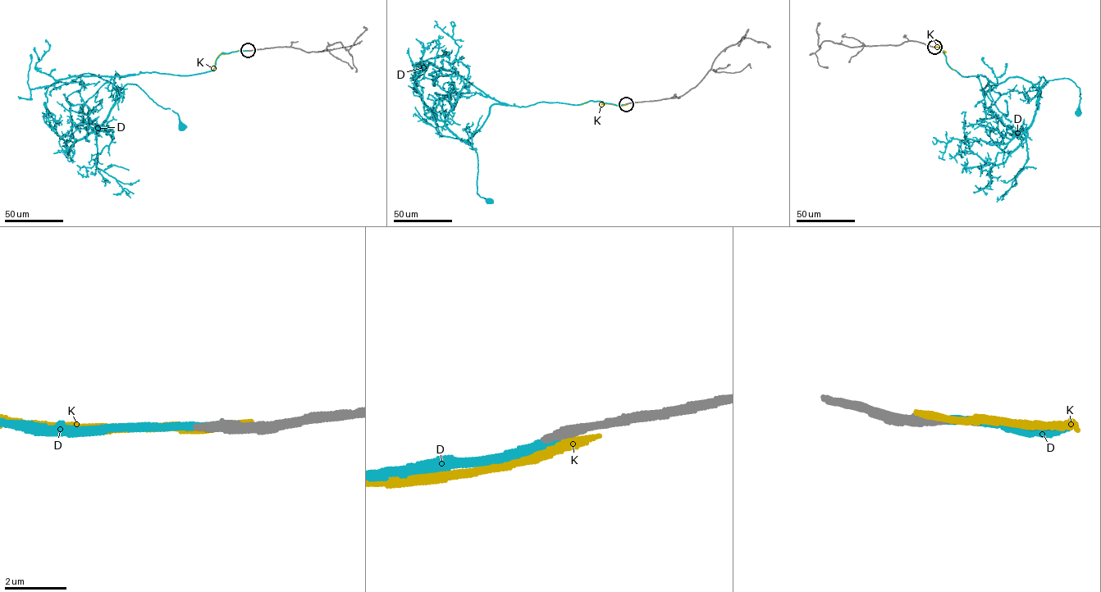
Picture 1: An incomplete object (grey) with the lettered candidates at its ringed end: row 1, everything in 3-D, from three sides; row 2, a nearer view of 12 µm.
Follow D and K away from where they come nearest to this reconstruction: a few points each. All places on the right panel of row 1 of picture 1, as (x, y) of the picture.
D: (934, 47), (961, 76), (997, 84), (1021, 77), (1039, 96), (1045, 81), (1069, 79), (1080, 88), (1078, 112)
K: (934, 47), (946, 52), (943, 51), (946, 61), (953, 70)

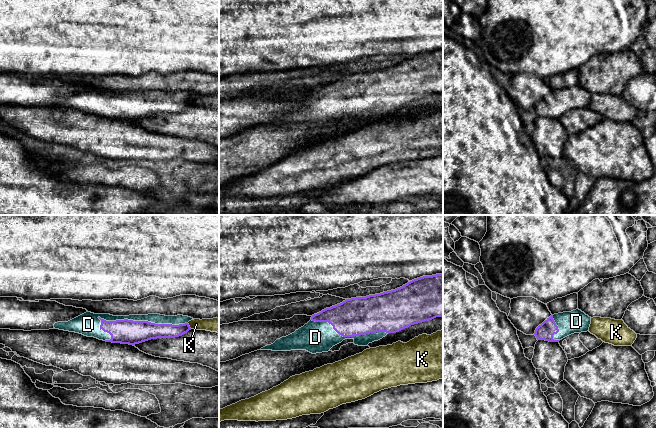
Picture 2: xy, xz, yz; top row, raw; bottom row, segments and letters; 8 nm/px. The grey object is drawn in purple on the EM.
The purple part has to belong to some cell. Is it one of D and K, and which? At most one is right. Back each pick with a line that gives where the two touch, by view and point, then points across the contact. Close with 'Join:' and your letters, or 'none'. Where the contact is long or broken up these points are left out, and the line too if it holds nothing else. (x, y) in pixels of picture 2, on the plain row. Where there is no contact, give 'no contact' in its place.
D: xy (142, 97)
Join: D

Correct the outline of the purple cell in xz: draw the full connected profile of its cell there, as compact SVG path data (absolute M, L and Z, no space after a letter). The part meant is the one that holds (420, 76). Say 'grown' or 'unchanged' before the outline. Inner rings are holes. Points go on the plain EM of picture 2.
grown; M443 50L414 55L395 66L366 73L346 75L340 80L312 91L311 96L294 109L277 115L260 126L306 126L312 130L328 128L345 115L367 122L388 109L399 108L411 101L443 92Z

